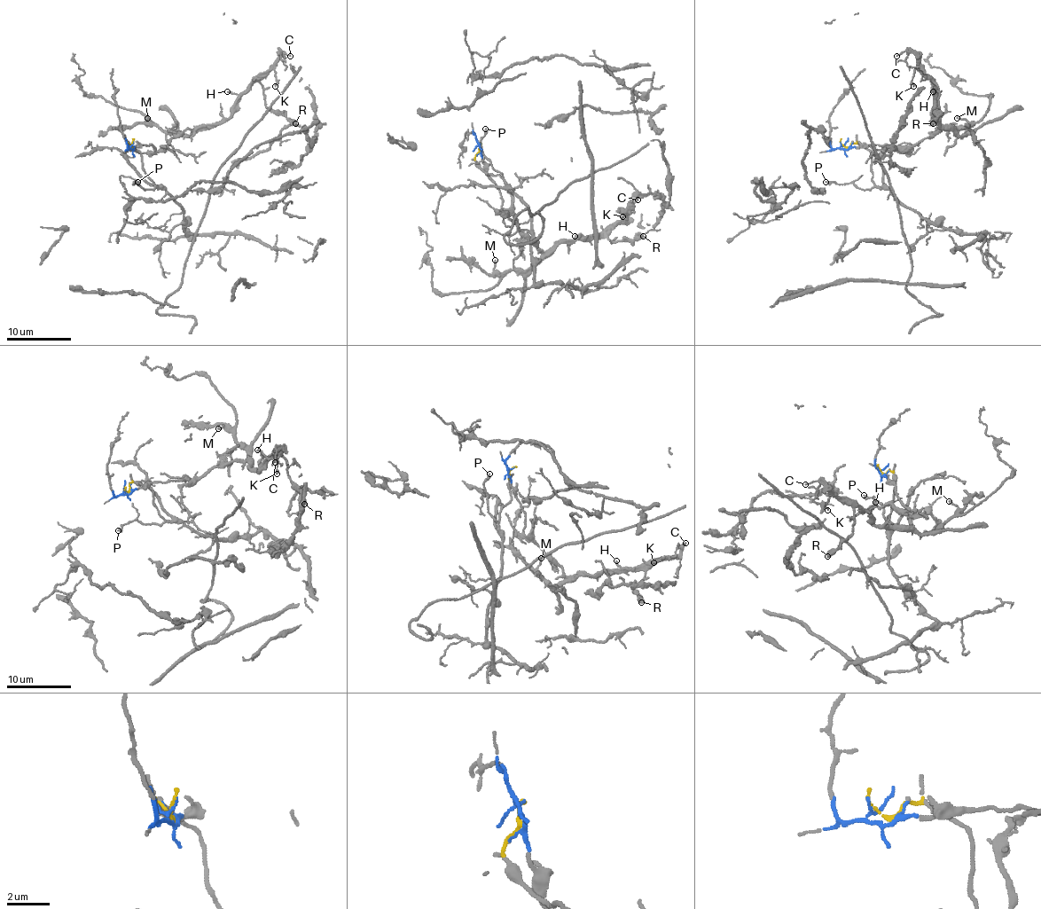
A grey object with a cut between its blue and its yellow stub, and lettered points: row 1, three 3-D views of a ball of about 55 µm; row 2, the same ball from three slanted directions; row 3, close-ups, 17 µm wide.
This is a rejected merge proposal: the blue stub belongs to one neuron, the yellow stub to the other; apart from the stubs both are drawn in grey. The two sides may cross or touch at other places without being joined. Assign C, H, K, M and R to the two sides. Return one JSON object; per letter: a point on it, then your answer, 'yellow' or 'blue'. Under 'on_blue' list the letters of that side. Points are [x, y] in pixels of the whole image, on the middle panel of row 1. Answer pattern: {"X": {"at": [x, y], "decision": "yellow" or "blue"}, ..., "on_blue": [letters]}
{"C": {"at": [637, 199], "decision": "blue"}, "H": {"at": [575, 236], "decision": "blue"}, "K": {"at": [622, 216], "decision": "blue"}, "M": {"at": [495, 260], "decision": "blue"}, "R": {"at": [643, 236], "decision": "blue"}, "on_blue": ["C", "H", "K", "M", "R"]}

